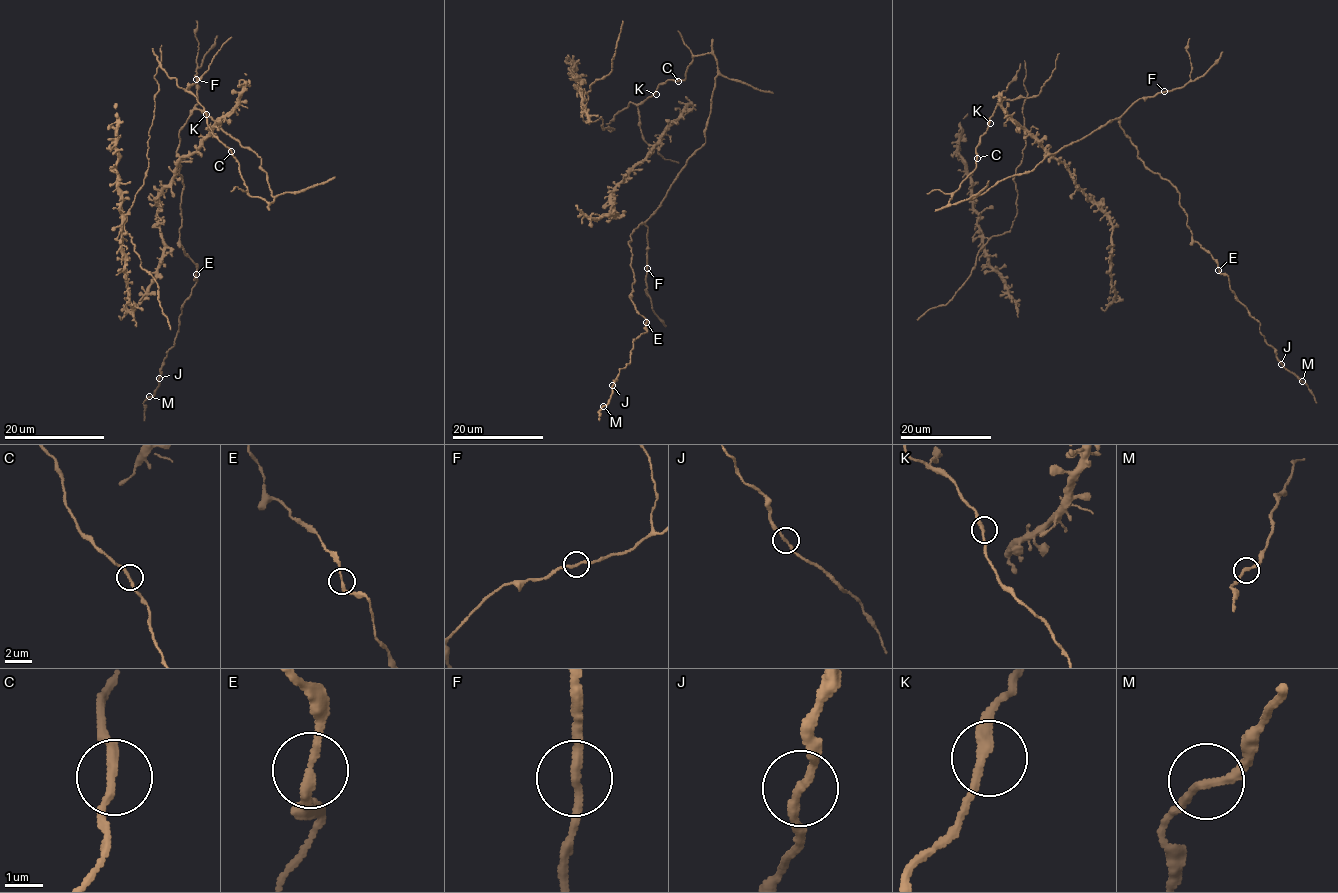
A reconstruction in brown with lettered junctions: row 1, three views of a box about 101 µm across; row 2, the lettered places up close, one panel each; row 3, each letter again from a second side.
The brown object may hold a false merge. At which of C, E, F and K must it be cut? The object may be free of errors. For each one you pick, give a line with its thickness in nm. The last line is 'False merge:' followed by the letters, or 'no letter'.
False merge: no letter

